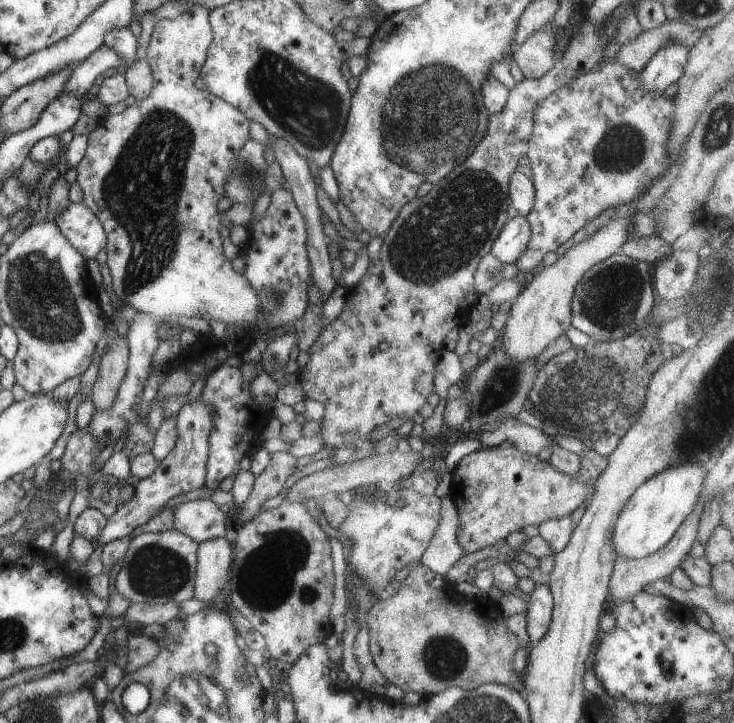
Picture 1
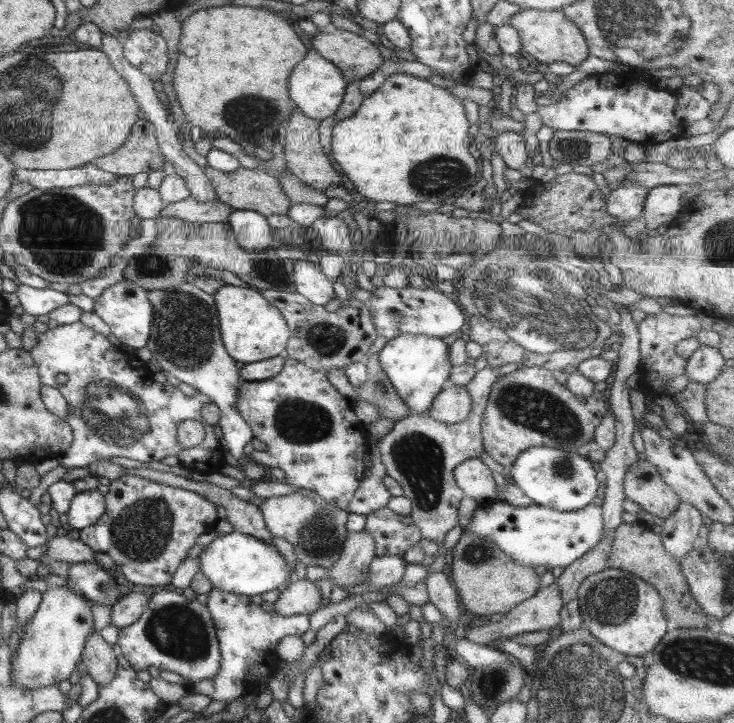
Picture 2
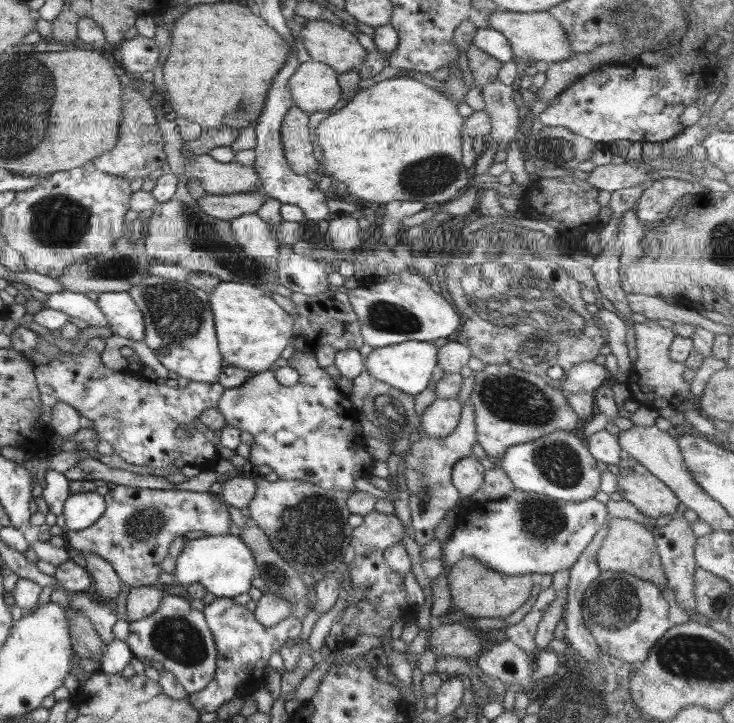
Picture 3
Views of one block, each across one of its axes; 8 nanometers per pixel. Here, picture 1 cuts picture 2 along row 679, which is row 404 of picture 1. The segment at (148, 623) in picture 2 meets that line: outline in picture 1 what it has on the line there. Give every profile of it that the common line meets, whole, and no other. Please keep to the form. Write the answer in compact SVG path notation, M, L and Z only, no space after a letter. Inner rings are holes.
M197 399L189 404L183 404L179 408L175 416L178 435L175 438L173 448L157 463L157 468L153 470L153 474L138 480L134 486L133 496L123 504L119 504L111 516L106 517L105 526L101 528L101 532L95 538L95 545L102 546L111 540L127 536L133 528L151 520L161 510L165 502L173 496L201 488L205 484L205 462L207 462L208 455L207 438L211 432L212 415L213 412Z

